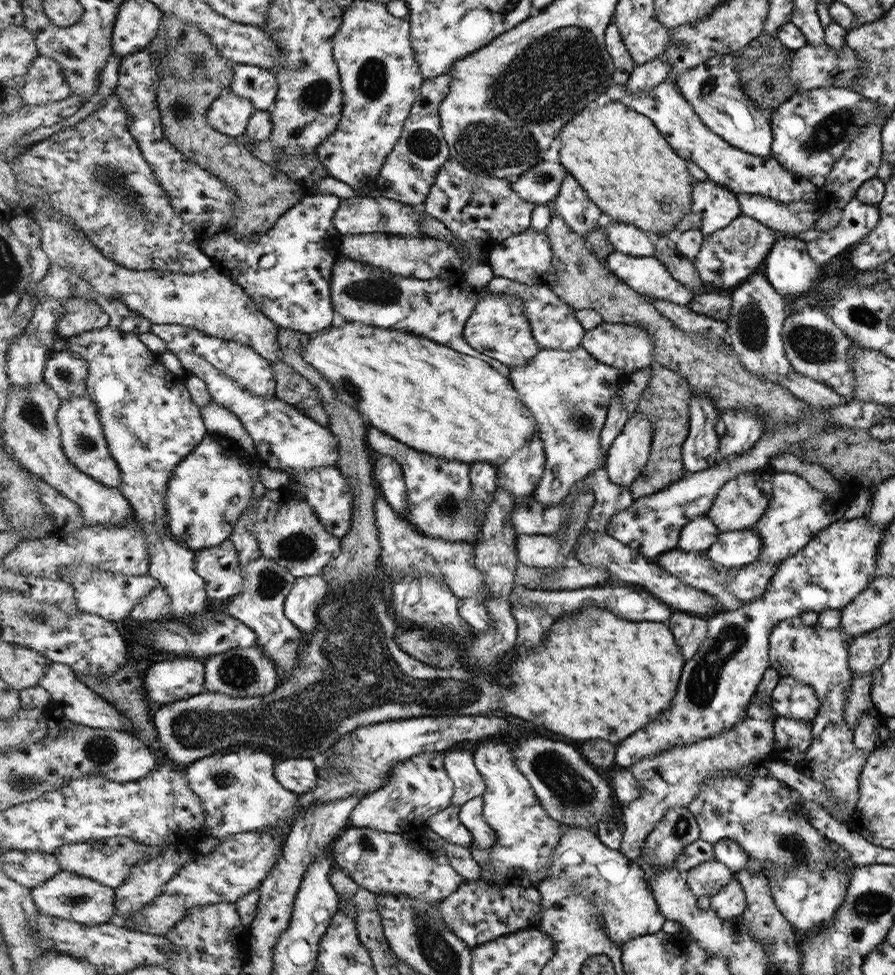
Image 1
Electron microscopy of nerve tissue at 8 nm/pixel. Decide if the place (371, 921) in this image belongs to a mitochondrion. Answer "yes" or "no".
no

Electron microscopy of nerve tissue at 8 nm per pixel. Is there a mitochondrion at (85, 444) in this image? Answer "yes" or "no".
yes

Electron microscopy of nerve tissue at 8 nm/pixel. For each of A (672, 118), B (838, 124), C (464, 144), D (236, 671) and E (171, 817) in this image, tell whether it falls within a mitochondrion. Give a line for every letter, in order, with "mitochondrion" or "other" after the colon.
A: other
B: mitochondrion
C: mitochondrion
D: mitochondrion
E: other

